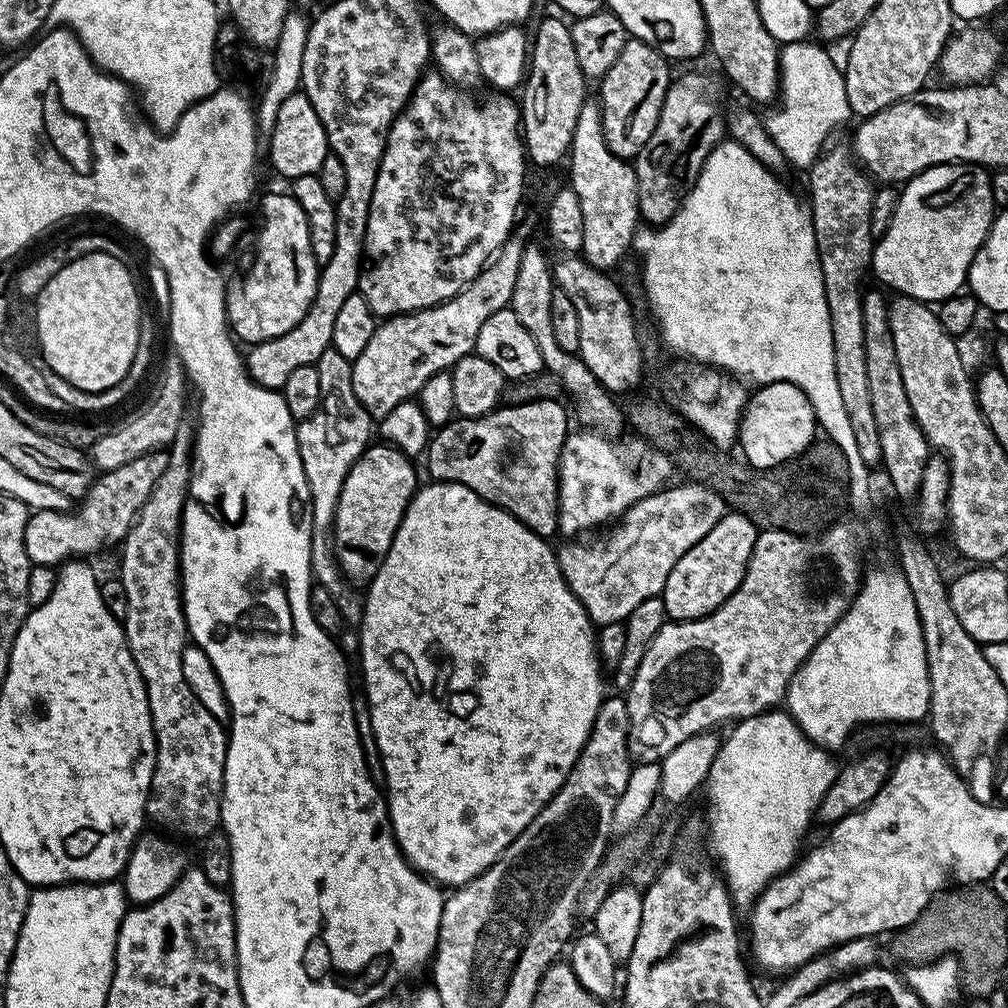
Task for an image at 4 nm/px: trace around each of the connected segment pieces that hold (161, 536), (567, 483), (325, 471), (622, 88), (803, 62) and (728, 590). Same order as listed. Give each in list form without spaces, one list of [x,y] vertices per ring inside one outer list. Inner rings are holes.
[[[188,422],[180,424],[178,426],[178,434],[174,434],[172,443],[166,449],[168,454],[166,470],[162,470],[162,474],[158,474],[158,482],[154,482],[154,490],[150,490],[150,498],[146,498],[146,506],[142,506],[140,517],[132,523],[131,530],[128,531],[127,536],[122,541],[122,547],[119,549],[121,552],[118,579],[122,582],[122,586],[126,586],[126,595],[130,605],[126,610],[126,618],[122,621],[122,630],[126,634],[126,642],[128,643],[128,655],[134,658],[136,670],[142,674],[144,699],[152,711],[154,763],[152,766],[152,785],[146,794],[146,816],[151,823],[153,820],[160,827],[157,829],[163,830],[165,833],[173,834],[172,832],[177,832],[180,836],[203,838],[209,836],[211,832],[217,831],[220,824],[220,796],[224,792],[224,763],[226,762],[226,750],[228,749],[228,732],[222,721],[214,718],[214,714],[210,714],[210,710],[206,710],[206,706],[202,706],[202,702],[198,702],[198,698],[194,698],[194,690],[190,690],[190,686],[186,686],[186,678],[182,675],[182,654],[184,649],[189,647],[190,637],[186,626],[186,618],[184,617],[184,598],[180,587],[180,519],[184,513],[184,504],[188,501],[188,487],[192,481],[192,450],[195,446],[195,427]]]
[[[569,431],[560,451],[560,501],[556,527],[561,537],[568,536],[564,538],[576,538],[588,534],[591,528],[603,529],[611,525],[642,498],[661,491],[674,476],[672,459],[663,452],[649,450],[643,439],[615,444],[612,441],[615,439],[599,431],[578,431]]]
[[[328,348],[322,354],[322,358],[318,358],[316,369],[318,382],[322,386],[320,405],[313,416],[295,425],[302,470],[306,474],[312,499],[312,575],[319,587],[330,590],[330,594],[336,597],[341,617],[347,623],[349,620],[352,626],[356,626],[360,623],[360,617],[364,615],[364,605],[359,595],[342,595],[346,577],[336,563],[330,533],[332,517],[336,515],[338,498],[342,494],[346,474],[350,474],[354,462],[358,462],[360,455],[370,447],[370,441],[373,439],[371,436],[374,436],[374,418],[364,409],[362,402],[358,402],[358,394],[354,394],[352,361],[342,358],[338,350]]]
[[[629,38],[626,46],[622,46],[622,54],[618,54],[618,62],[614,62],[614,66],[610,66],[610,70],[599,77],[602,130],[610,150],[618,158],[635,161],[642,146],[650,142],[650,134],[654,134],[654,126],[658,126],[668,93],[668,67],[668,57],[663,56],[653,44]]]
[[[799,40],[781,47],[778,103],[764,120],[766,131],[784,155],[785,161],[801,170],[812,167],[821,152],[825,151],[832,131],[852,116],[841,65],[832,61],[826,49],[819,48],[824,46],[812,43]]]
[[[740,512],[725,514],[702,542],[690,546],[690,550],[674,562],[674,570],[670,570],[670,578],[666,578],[662,593],[665,617],[672,622],[697,620],[709,616],[727,602],[748,573],[757,535],[758,530]]]

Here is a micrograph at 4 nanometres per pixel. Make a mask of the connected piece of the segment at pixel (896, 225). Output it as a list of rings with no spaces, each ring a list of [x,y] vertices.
[[[939,164],[927,168],[900,188],[894,218],[890,218],[886,234],[875,241],[871,271],[874,276],[876,272],[885,289],[893,288],[893,293],[913,296],[929,306],[939,305],[965,287],[976,251],[984,244],[997,215],[989,169],[978,164]]]

